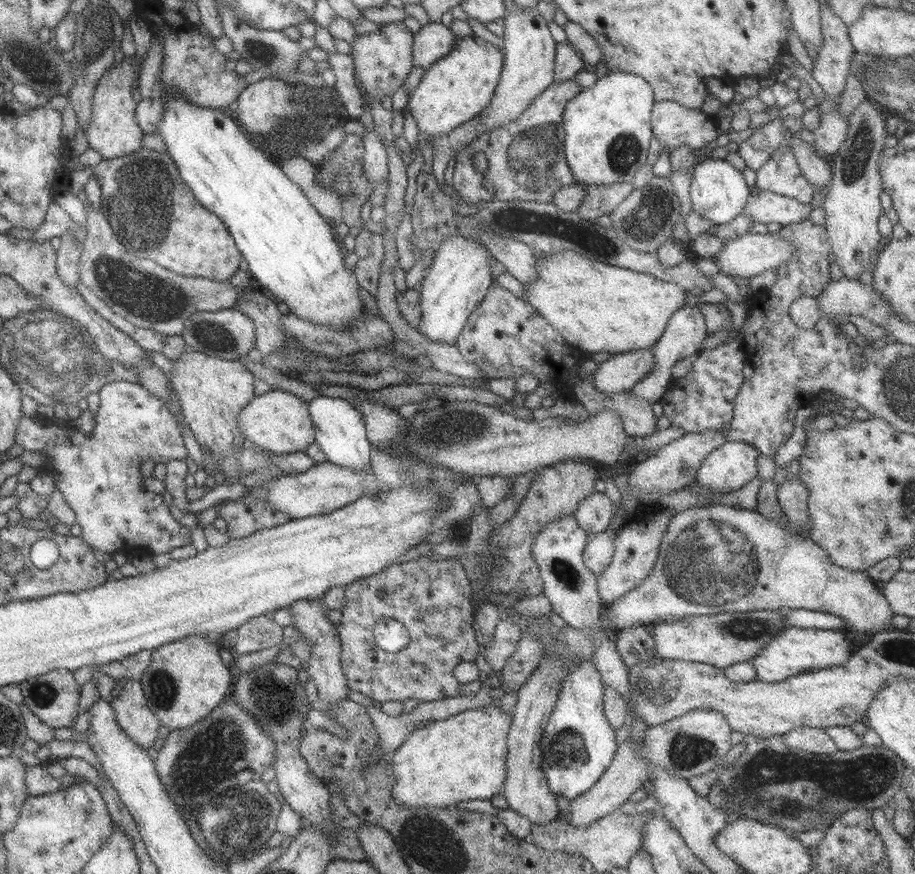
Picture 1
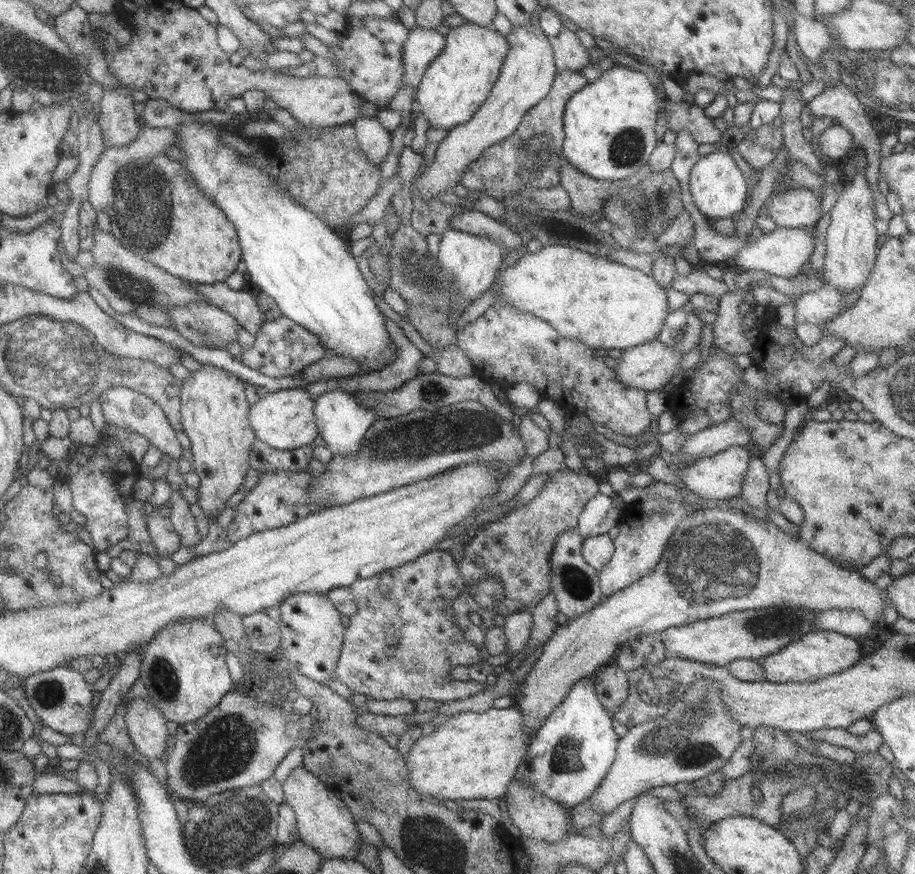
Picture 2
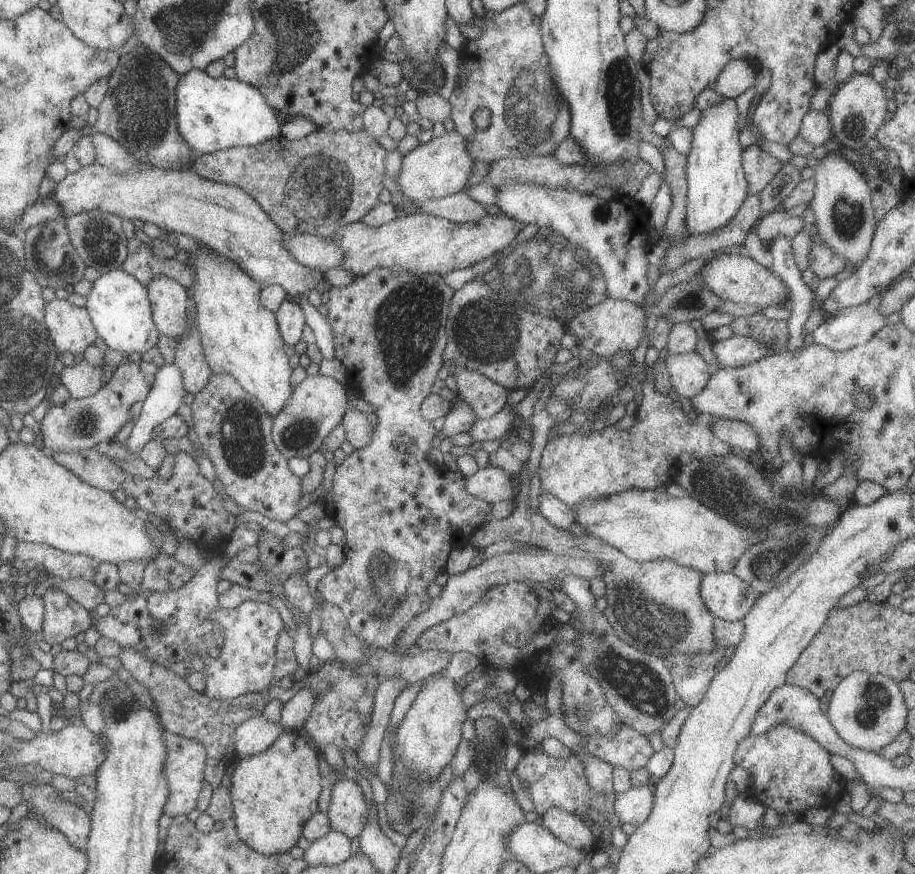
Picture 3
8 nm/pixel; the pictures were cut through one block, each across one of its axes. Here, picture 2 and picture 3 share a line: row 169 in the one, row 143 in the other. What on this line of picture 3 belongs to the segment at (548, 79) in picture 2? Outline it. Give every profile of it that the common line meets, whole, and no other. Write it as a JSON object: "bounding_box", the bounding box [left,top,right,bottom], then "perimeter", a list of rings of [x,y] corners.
{"bounding_box":[396,131,475,202],"perimeter":[[[446,131],[443,136],[434,137],[426,143],[420,143],[415,149],[404,155],[402,170],[396,179],[397,189],[414,202],[439,199],[464,191],[475,160],[466,150],[466,140],[456,131]]]}

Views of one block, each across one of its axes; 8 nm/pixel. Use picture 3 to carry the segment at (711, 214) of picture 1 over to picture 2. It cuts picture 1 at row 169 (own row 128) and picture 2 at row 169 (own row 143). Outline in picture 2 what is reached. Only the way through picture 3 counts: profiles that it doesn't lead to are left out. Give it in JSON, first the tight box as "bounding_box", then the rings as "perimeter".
{"bounding_box":[689,150,749,218],"perimeter":[[[716,150],[702,155],[690,173],[689,189],[698,210],[711,218],[733,218],[747,205],[749,185],[730,153]]]}

